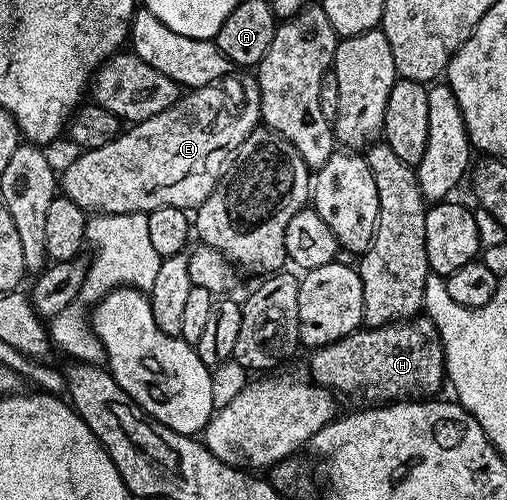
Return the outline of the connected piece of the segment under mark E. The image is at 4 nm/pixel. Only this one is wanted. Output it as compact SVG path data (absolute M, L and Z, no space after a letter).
M249 75L249 77L243 78L241 89L225 84L229 83L218 83L207 87L199 87L198 89L190 89L184 95L178 97L175 104L167 107L167 111L159 111L159 115L151 115L151 119L130 124L111 143L107 143L103 147L95 147L94 149L78 152L76 154L78 157L66 167L65 174L63 172L60 174L60 192L64 196L70 197L75 203L79 203L81 209L93 215L102 213L144 213L148 215L159 207L175 207L186 211L196 210L198 205L201 205L209 198L215 186L221 184L221 179L225 176L227 166L232 162L237 148L247 139L247 135L252 129L258 128L261 121L261 92L257 86L256 76Z

